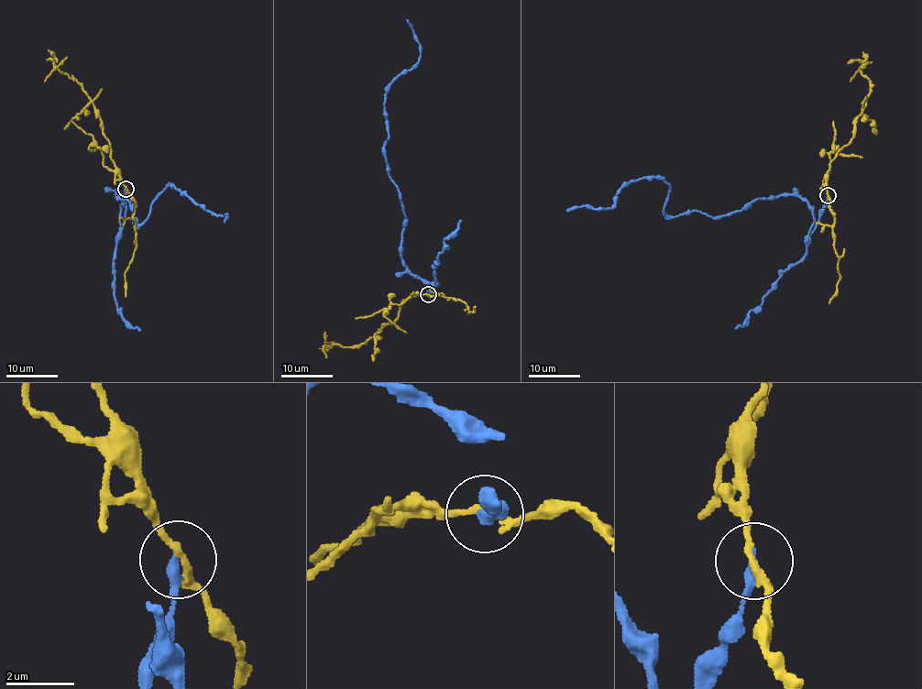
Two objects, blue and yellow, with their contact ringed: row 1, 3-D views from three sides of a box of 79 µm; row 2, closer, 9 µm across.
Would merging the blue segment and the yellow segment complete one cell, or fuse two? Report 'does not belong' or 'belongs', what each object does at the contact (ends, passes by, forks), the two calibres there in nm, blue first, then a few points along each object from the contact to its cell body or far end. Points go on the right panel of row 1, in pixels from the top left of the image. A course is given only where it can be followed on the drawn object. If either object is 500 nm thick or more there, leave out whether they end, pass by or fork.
does not belong; blue ends there; yellow passes by; 320 nm thick on the blue side, 200 nm on the other; blue runs (828, 195), (810, 233), (813, 208), (797, 195), (667, 217), (663, 179), (623, 183), (612, 207), (567, 211); yellow runs (828, 195), (829, 164), (852, 138), (855, 121), (871, 84), (861, 71), (862, 63), (848, 63)

